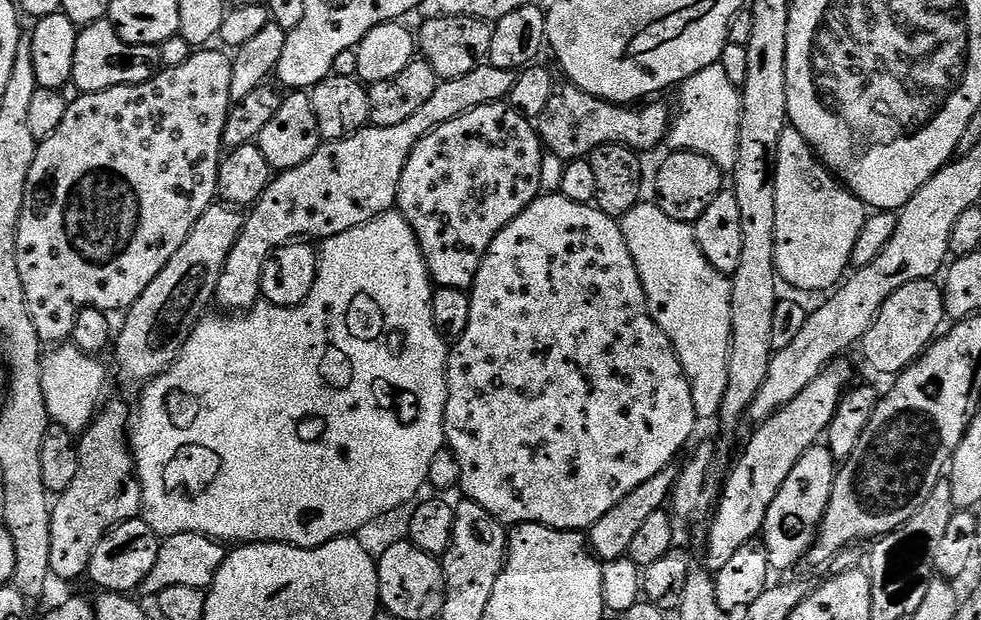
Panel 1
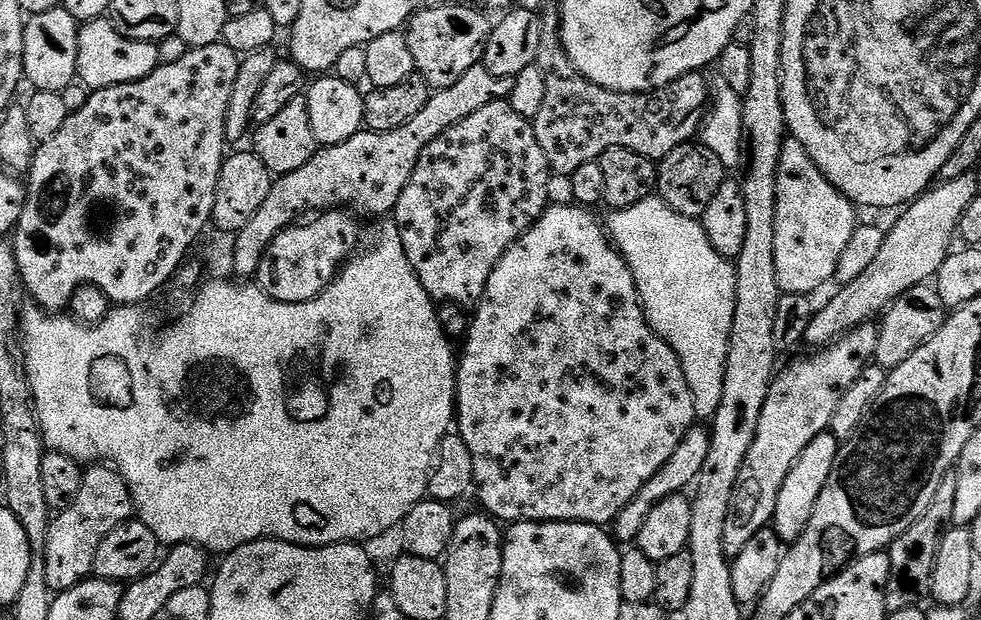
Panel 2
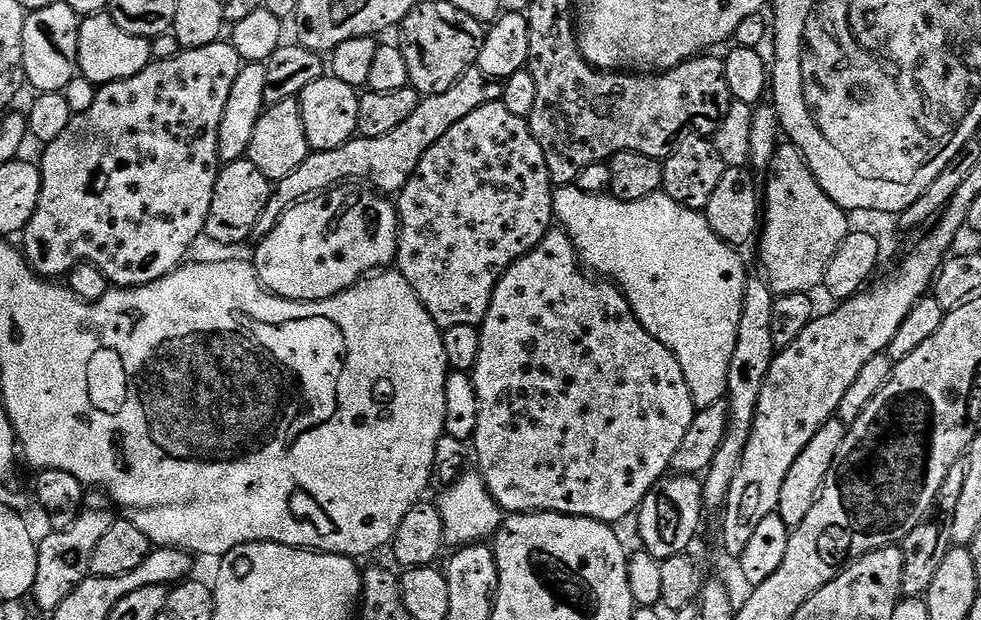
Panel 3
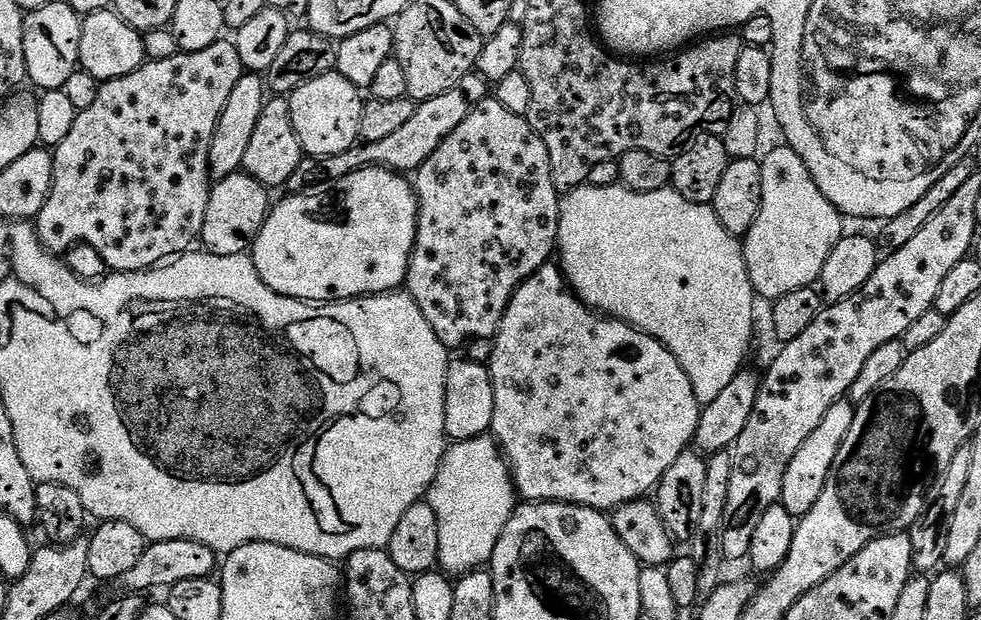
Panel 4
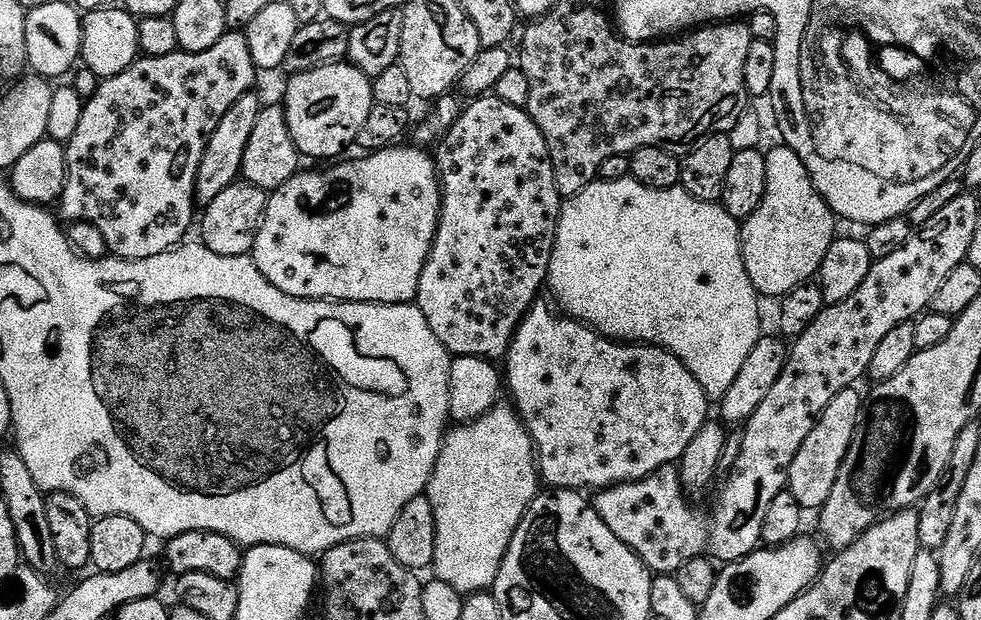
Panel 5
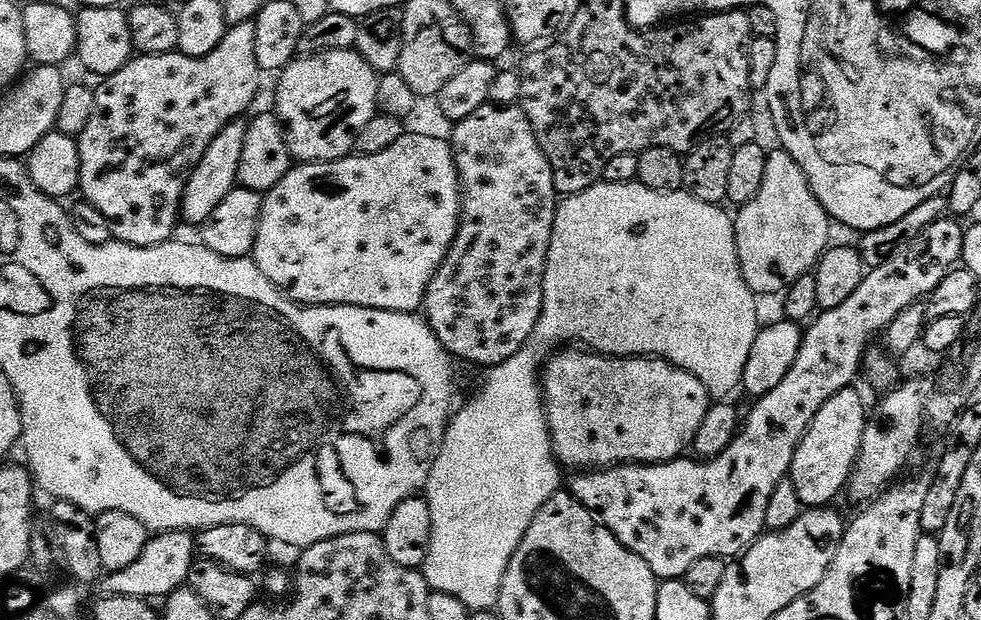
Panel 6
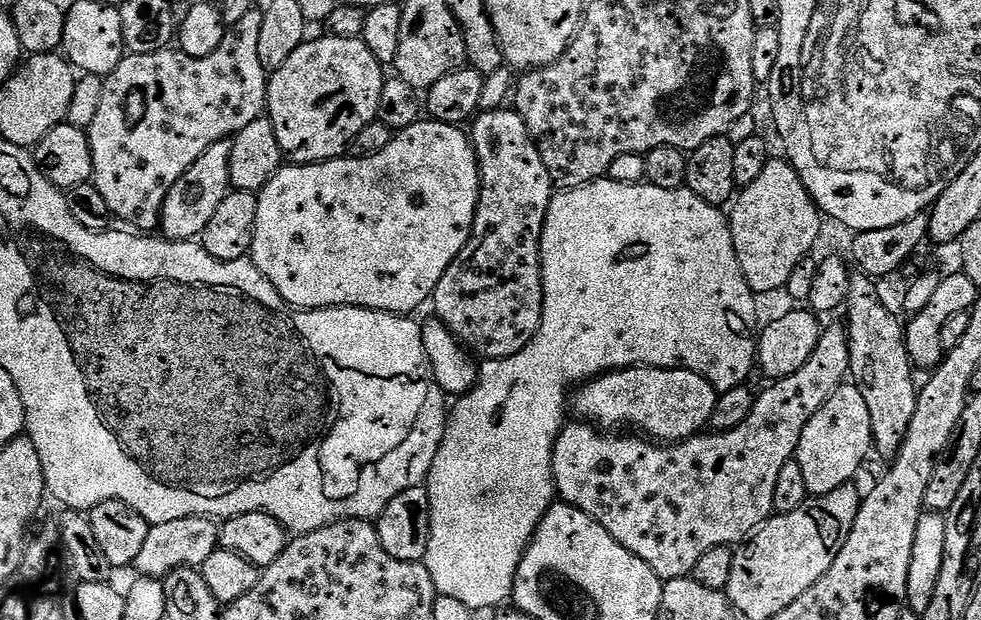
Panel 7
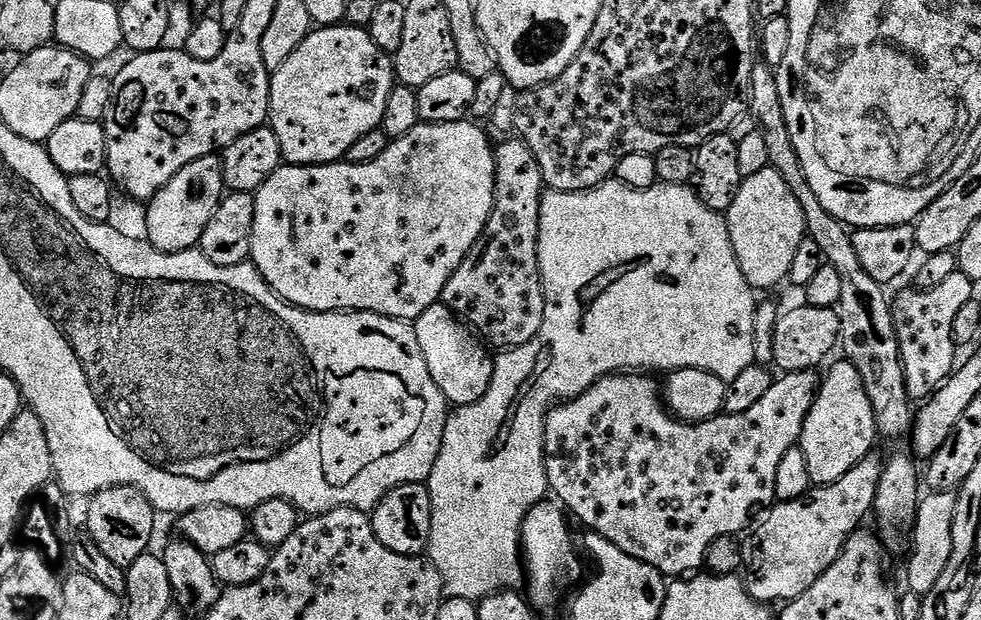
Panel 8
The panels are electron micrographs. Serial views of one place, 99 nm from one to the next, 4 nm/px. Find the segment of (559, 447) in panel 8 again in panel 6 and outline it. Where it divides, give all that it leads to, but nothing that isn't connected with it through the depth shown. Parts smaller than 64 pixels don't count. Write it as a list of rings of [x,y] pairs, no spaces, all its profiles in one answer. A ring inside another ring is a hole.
[[[956,218],[935,220],[918,238],[914,238],[902,250],[898,250],[882,266],[865,271],[862,286],[842,302],[842,306],[823,309],[807,325],[802,350],[790,366],[790,374],[770,390],[770,394],[759,397],[737,432],[734,442],[722,454],[711,458],[681,458],[667,460],[665,464],[617,464],[614,468],[584,470],[572,480],[572,497],[594,516],[626,550],[638,554],[646,566],[655,574],[657,581],[679,580],[686,570],[698,562],[698,558],[736,558],[747,552],[765,531],[766,506],[774,495],[778,482],[782,482],[792,470],[794,454],[818,410],[834,398],[843,388],[853,387],[856,375],[861,375],[864,353],[873,343],[872,335],[884,329],[906,310],[906,306],[919,304],[931,296],[932,291],[960,264],[964,228]]]

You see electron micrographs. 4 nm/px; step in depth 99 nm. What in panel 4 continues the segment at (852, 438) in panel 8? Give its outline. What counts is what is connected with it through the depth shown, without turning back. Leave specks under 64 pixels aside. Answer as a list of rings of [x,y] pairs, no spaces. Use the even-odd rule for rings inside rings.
[[[845,398],[834,402],[830,410],[826,410],[826,418],[818,422],[818,427],[806,442],[802,442],[798,454],[790,458],[790,466],[786,466],[786,474],[782,478],[782,494],[779,503],[790,510],[794,517],[802,517],[814,510],[814,502],[822,498],[822,486],[826,486],[826,478],[830,474],[830,466],[834,466],[834,458],[838,458],[838,450],[842,450],[842,442],[846,442],[846,434],[850,434],[850,426],[854,426],[856,413],[853,401]]]

